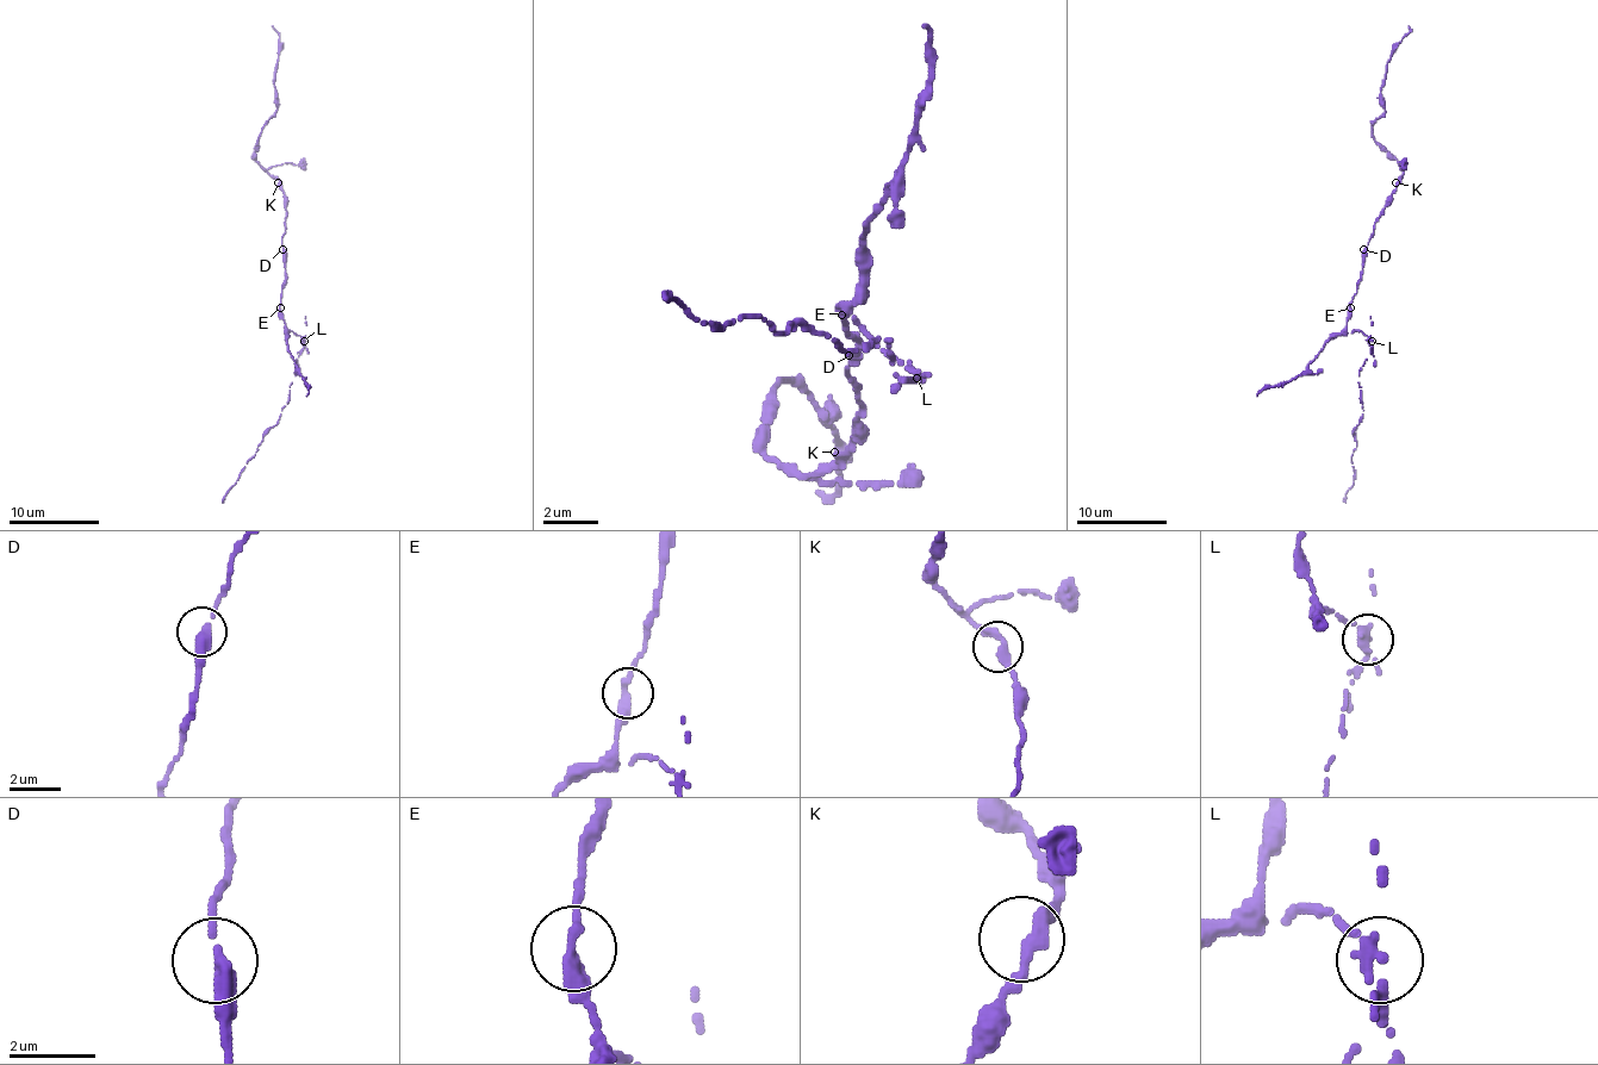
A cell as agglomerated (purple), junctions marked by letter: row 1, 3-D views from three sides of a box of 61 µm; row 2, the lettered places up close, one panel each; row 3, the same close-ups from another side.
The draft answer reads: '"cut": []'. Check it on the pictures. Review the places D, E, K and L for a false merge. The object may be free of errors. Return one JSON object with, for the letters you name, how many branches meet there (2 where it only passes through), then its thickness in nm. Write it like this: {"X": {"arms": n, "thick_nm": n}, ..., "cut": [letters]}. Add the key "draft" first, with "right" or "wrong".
{"draft": "wrong", "L": {"arms": 2, "thick_nm": 280}, "cut": ["L"]}

